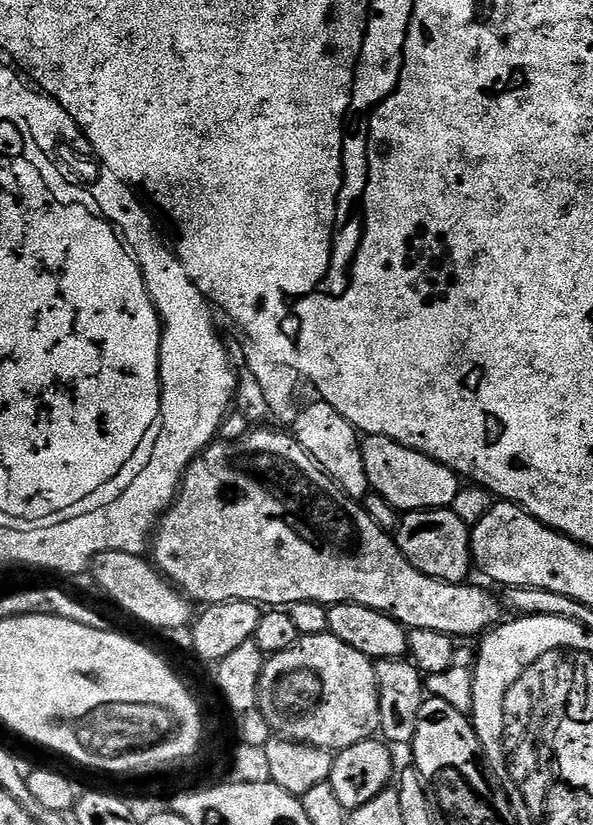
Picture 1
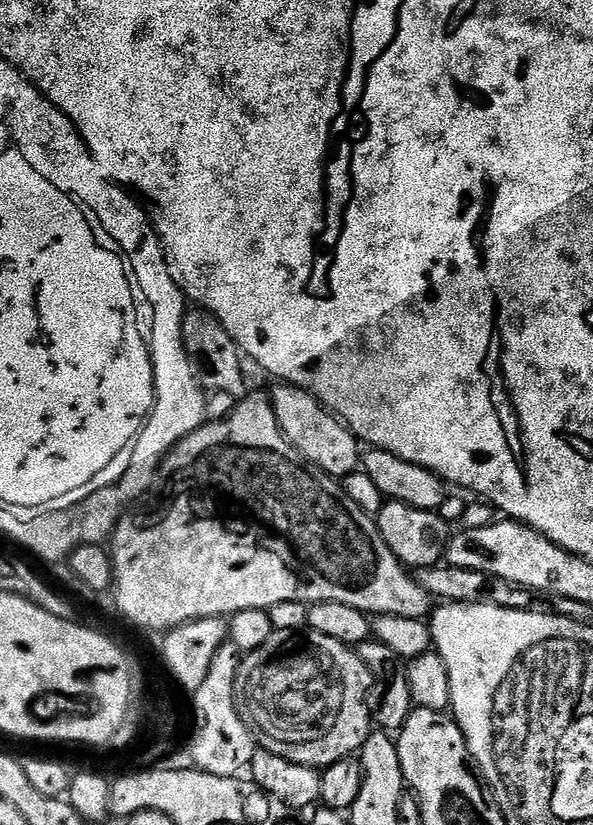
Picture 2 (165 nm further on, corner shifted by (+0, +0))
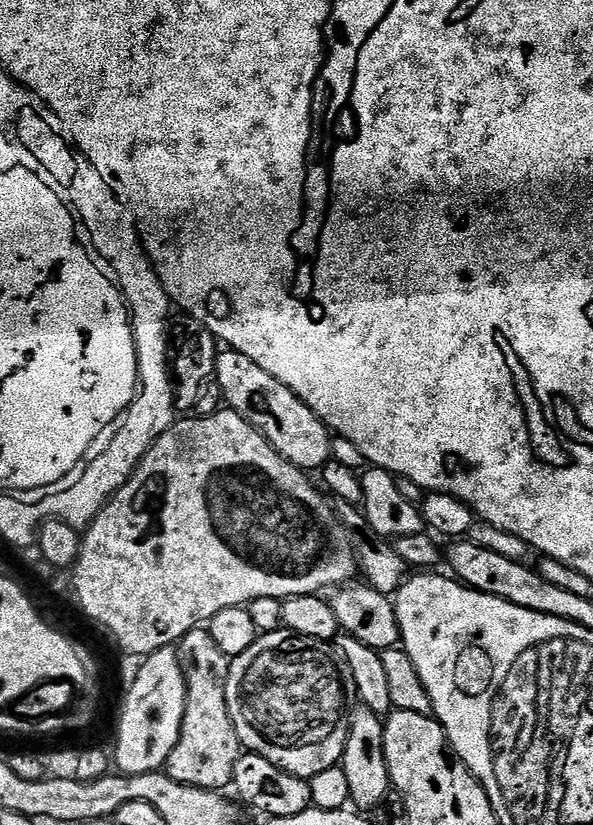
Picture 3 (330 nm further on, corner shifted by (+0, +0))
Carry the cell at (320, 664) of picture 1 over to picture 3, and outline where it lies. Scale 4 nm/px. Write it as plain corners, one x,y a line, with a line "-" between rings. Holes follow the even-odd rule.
287,630
265,632
257,635
255,642
250,646
250,650
246,650
241,656
231,657
228,666
226,706
228,707
230,718
234,722
234,730
238,734
241,745
248,752
257,752
262,758
274,762
282,770
286,770
290,774
294,774
306,781
313,780
318,774
322,774
322,770
335,768
343,761
344,747
346,746
346,738
348,737
348,718
350,715
350,703
348,704
348,699
353,699
353,696
352,678
348,675
347,667
344,661
340,659
340,654
336,651
335,647
329,641
306,638

